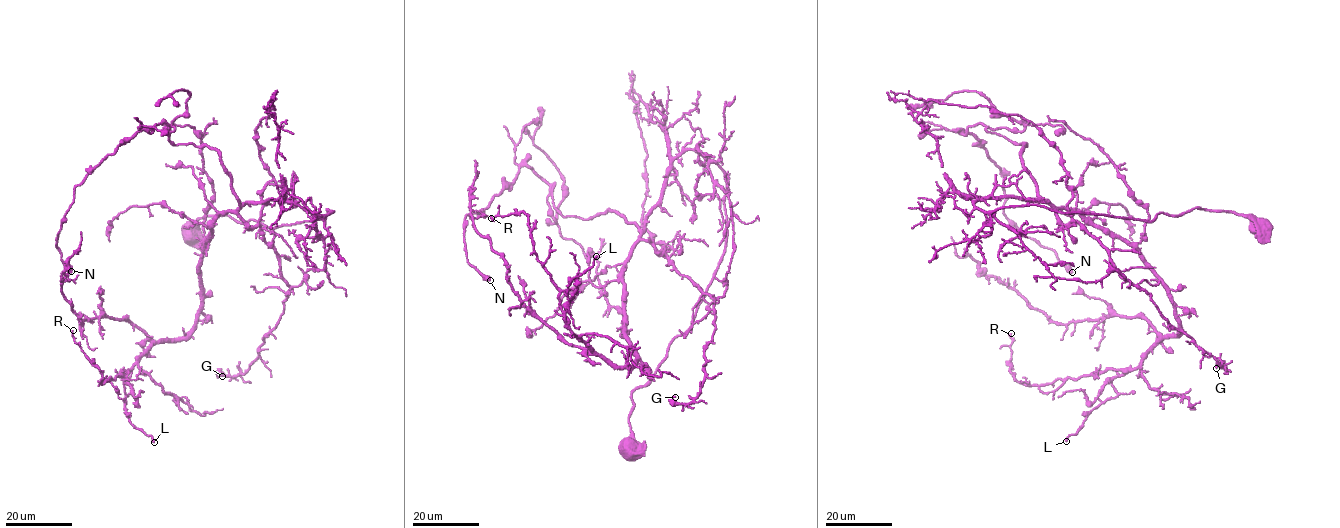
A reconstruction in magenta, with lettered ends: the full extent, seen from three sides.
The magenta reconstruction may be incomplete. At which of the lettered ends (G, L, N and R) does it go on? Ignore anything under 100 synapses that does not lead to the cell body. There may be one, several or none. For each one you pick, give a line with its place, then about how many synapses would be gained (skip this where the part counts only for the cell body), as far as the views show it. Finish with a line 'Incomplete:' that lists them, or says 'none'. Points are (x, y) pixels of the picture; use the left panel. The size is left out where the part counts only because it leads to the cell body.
Incomplete: none

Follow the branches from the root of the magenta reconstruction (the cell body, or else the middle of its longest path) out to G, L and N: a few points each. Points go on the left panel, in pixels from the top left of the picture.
G: (192, 235), (206, 216), (273, 228), (334, 211), (279, 200), (238, 211), (290, 288), (249, 368), (222, 376)
L: (192, 235), (206, 216), (334, 211), (213, 220), (195, 325), (123, 377), (154, 442)
N: (192, 235), (206, 216), (334, 211), (241, 204), (220, 154), (161, 122), (74, 188), (55, 245), (71, 271)

